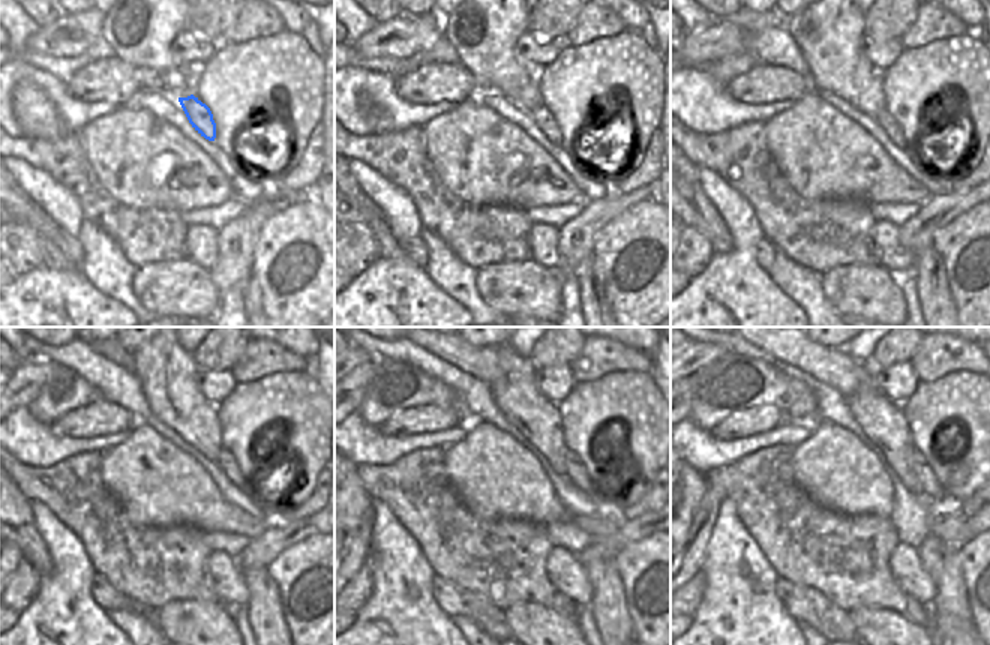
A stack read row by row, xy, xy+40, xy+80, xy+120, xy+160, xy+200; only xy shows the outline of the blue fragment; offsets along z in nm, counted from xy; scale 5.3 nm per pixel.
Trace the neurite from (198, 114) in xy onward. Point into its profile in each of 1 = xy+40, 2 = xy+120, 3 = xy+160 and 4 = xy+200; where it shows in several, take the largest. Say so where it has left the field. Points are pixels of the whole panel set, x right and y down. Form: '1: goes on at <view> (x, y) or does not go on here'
1: goes on at xy+40 (542, 116)
2: goes on at xy+120 (225, 461)
3: goes on at xy+160 (575, 474)
4: goes on at xy+200 (929, 482)

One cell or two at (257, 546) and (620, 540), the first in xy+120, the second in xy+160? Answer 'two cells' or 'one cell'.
one cell

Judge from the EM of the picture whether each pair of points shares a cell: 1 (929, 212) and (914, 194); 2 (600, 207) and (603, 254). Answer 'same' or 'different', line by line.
1: different
2: different

